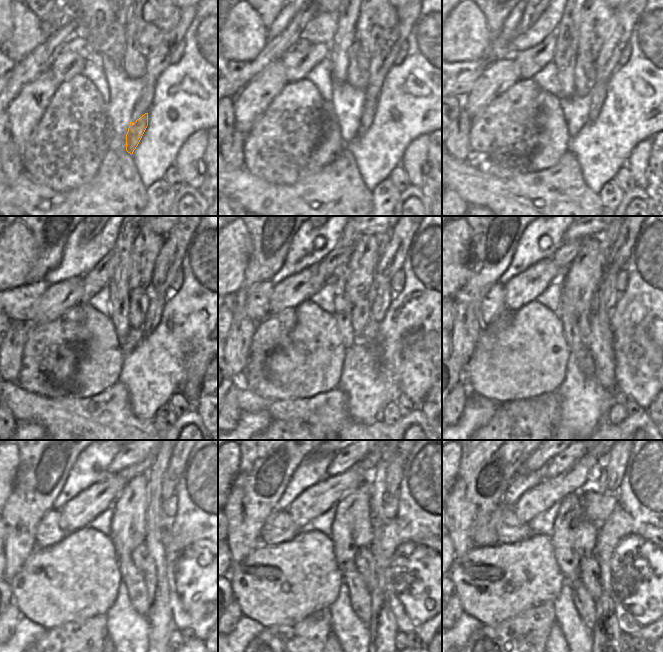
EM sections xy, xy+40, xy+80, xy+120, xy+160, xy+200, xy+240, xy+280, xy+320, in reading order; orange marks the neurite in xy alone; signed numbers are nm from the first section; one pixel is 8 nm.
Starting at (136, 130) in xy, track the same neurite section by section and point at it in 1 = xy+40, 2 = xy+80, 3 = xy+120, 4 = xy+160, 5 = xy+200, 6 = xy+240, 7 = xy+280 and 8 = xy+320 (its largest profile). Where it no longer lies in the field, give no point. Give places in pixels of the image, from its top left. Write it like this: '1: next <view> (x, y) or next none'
1: next xy+40 (369, 110)
2: next xy+80 (598, 94)
3: next xy+120 (157, 300)
4: next xy+160 (384, 294)
5: next xy+200 (606, 287)
6: next xy+240 (159, 488)
7: next xy+280 (388, 471)
8: next xy+320 (613, 466)

